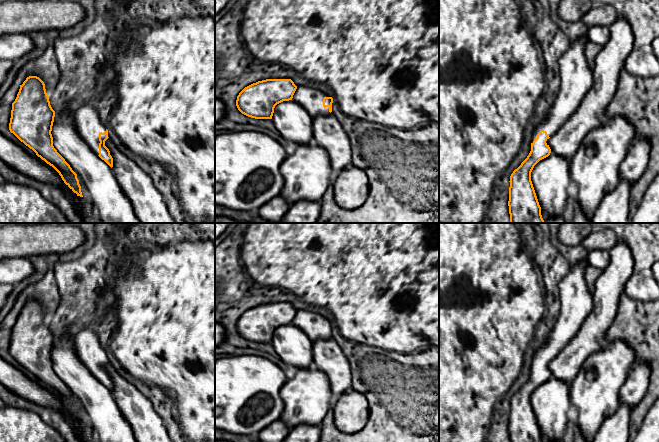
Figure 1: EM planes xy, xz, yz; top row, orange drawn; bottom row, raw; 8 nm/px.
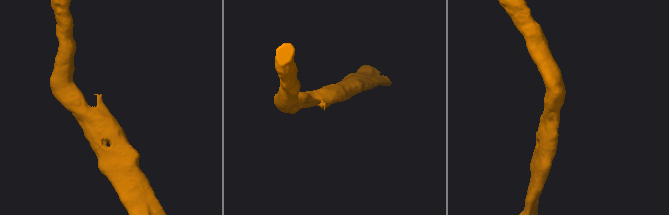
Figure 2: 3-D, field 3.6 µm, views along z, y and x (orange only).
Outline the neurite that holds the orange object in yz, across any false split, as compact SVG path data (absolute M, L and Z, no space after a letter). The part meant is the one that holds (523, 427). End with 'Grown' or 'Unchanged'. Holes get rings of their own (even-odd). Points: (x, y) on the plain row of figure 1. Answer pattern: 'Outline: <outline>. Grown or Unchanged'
Outline: M587 259L580 261L559 282L560 314L555 323L551 325L552 331L546 342L534 352L529 379L510 400L508 425L510 442L542 442L541 431L531 405L531 396L540 384L550 379L549 362L578 333L592 309L592 294L585 281L585 269L588 265Z. Grown

